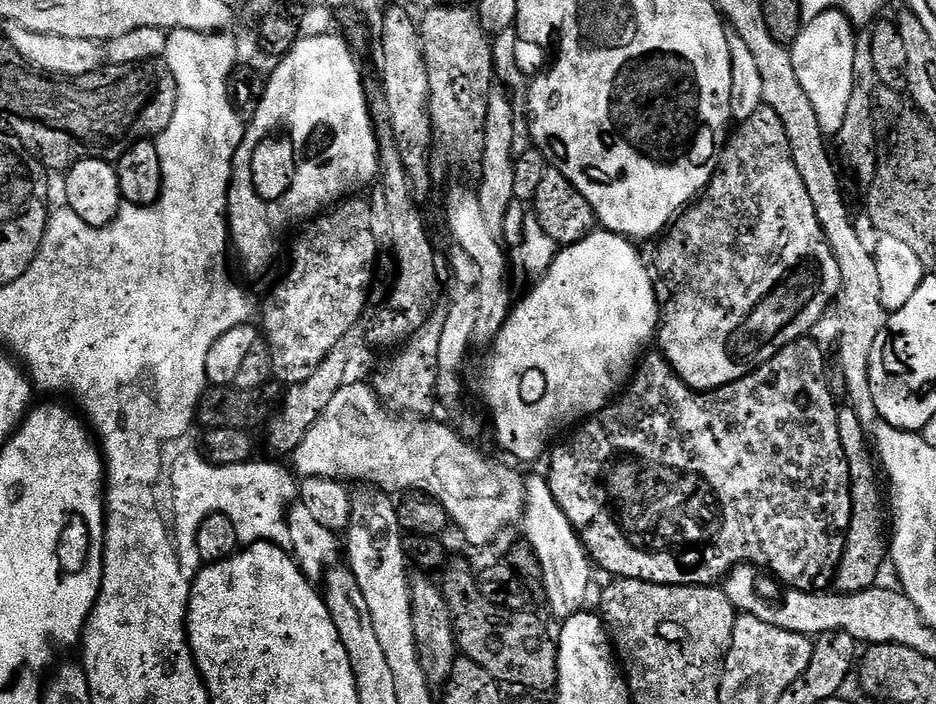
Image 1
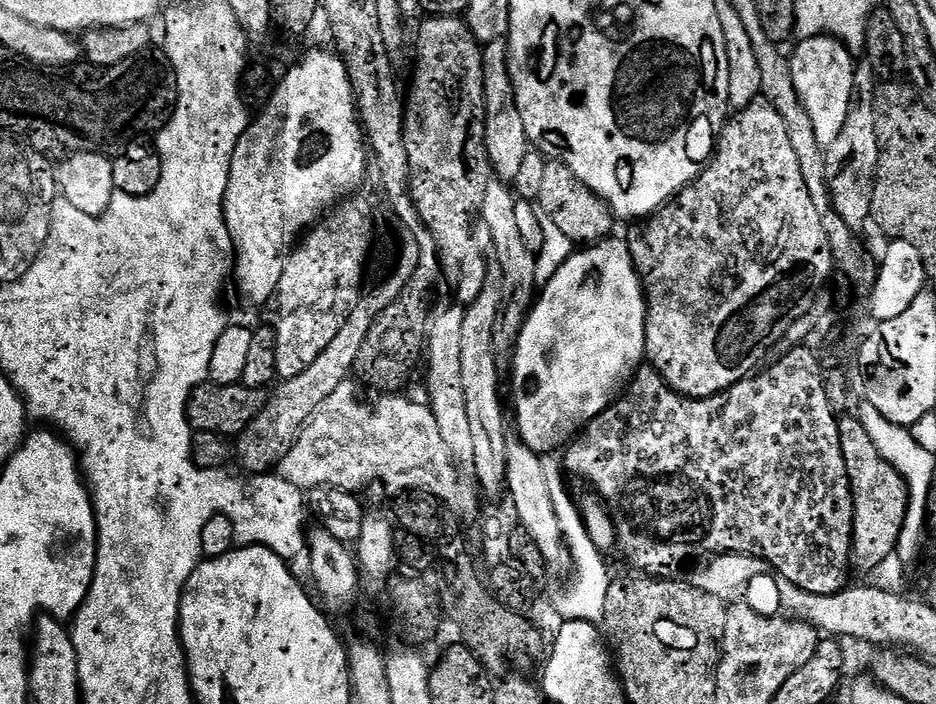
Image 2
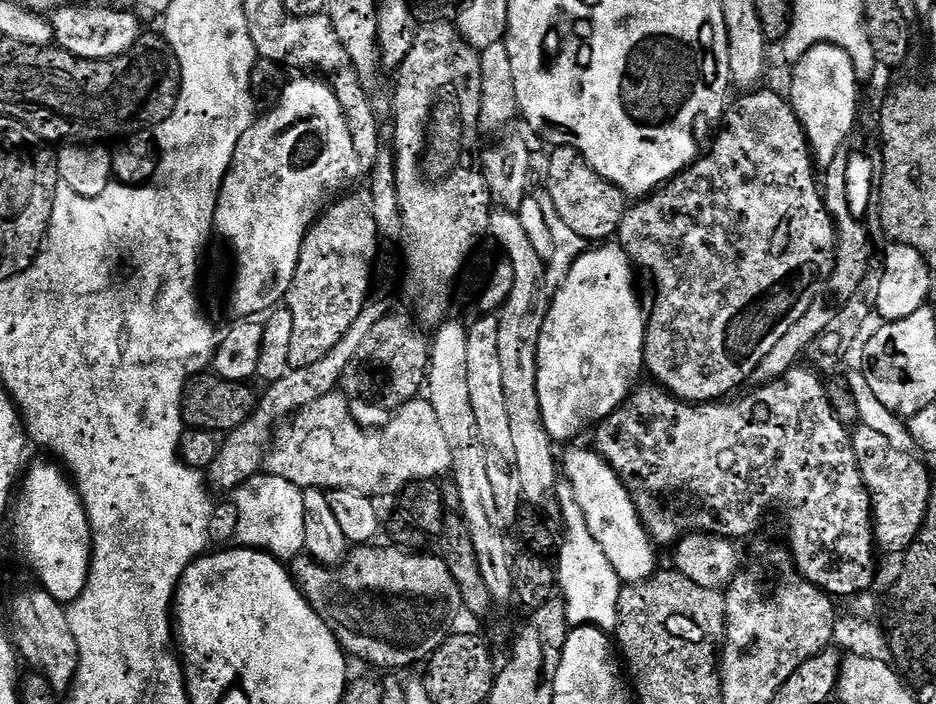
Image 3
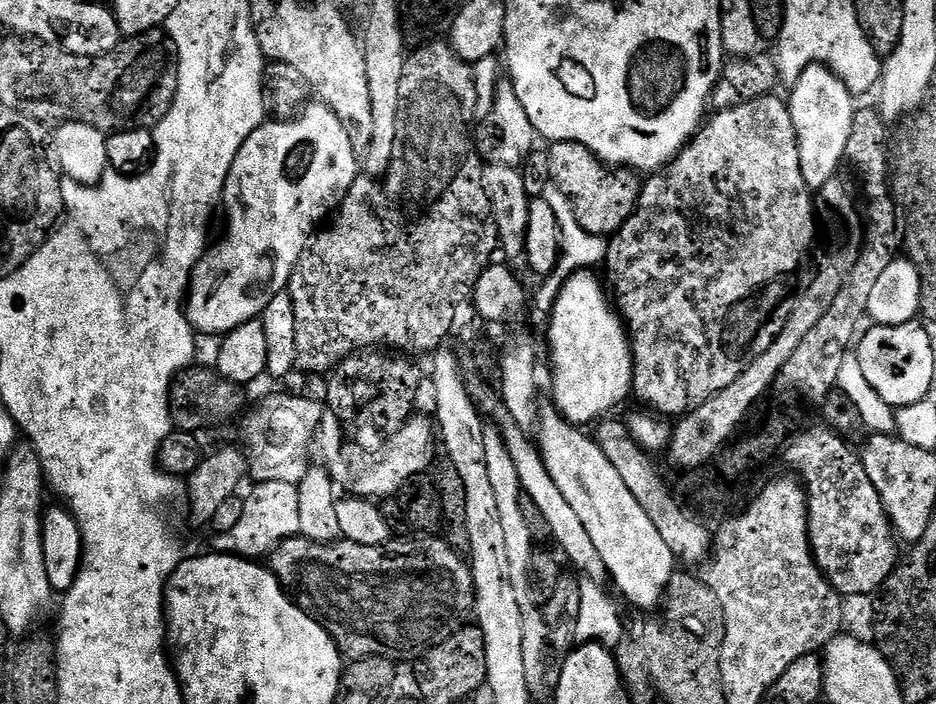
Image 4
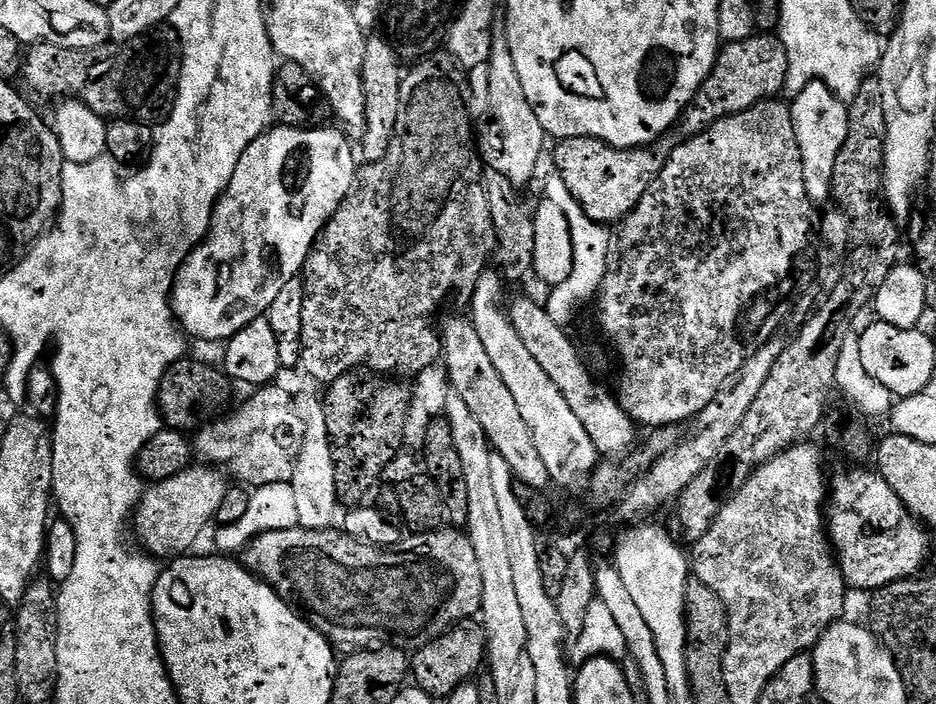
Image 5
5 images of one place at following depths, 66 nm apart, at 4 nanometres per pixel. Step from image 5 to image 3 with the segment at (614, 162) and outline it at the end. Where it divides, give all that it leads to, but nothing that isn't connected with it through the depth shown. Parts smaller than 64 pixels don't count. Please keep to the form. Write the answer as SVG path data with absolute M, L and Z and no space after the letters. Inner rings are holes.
M553 147L551 152L552 157L548 160L548 196L552 199L552 208L556 211L557 218L569 228L567 231L571 235L580 236L587 242L604 242L607 241L604 240L607 236L615 237L620 223L624 221L626 211L626 197L623 190L614 186L608 180L602 179L584 161L584 157L580 155L578 150Z

